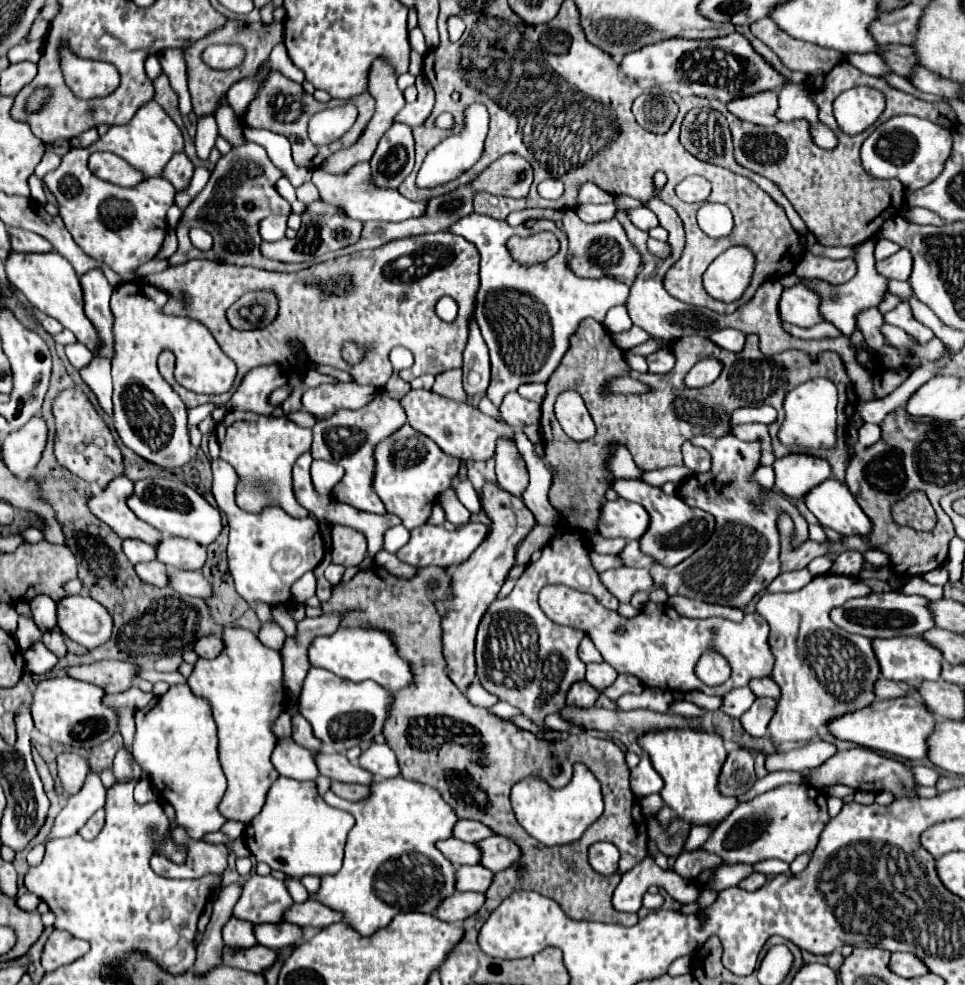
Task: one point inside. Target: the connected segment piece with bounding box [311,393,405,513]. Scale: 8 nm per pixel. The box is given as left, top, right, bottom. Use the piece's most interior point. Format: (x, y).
(348, 438)

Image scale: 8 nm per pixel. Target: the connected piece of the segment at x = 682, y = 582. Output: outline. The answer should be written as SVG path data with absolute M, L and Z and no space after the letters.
M699 435L699 437L691 439L691 441L693 441L693 445L701 445L701 447L705 447L711 453L713 467L711 467L709 473L697 473L697 475L691 475L689 479L685 479L679 485L677 493L679 493L679 497L687 505L693 503L693 507L707 509L717 519L715 533L713 533L713 537L701 549L697 549L691 557L687 557L679 565L675 565L675 567L663 567L663 565L655 563L651 567L651 577L655 581L655 587L665 587L669 595L683 595L683 597L705 601L705 603L717 603L717 605L745 609L745 605L757 593L765 591L767 585L781 573L779 561L777 561L777 557L779 557L779 545L781 545L779 543L779 529L777 529L779 513L787 513L793 519L794 545L799 545L801 541L809 539L808 523L799 515L799 511L797 511L789 499L785 499L783 495L773 493L773 491L769 491L769 499L765 503L761 503L759 511L755 511L753 501L759 503L759 499L763 497L763 493L761 493L763 487L757 485L751 479L751 473L759 467L759 449L757 449L757 445L749 445L745 441L739 441L735 435L725 435L721 439Z

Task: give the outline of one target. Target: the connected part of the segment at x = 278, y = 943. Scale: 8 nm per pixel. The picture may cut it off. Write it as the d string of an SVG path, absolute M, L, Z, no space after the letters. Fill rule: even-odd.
M283 921L281 925L259 925L259 927L255 927L255 933L257 933L257 941L261 945L277 949L277 951L297 945L303 937L303 929L299 925L293 925L287 921Z

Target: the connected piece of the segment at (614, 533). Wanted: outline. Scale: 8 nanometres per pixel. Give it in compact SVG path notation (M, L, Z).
M617 499L607 501L601 509L599 533L603 537L623 537L627 541L641 539L649 529L649 513L643 505Z

